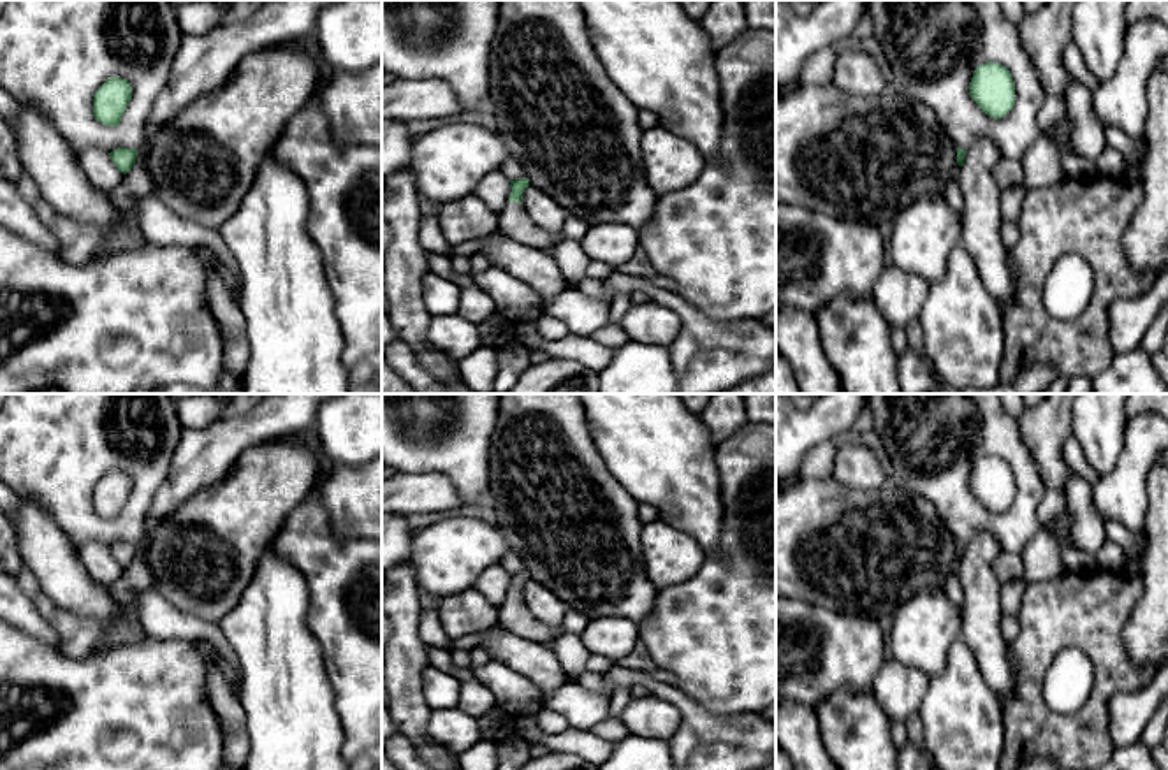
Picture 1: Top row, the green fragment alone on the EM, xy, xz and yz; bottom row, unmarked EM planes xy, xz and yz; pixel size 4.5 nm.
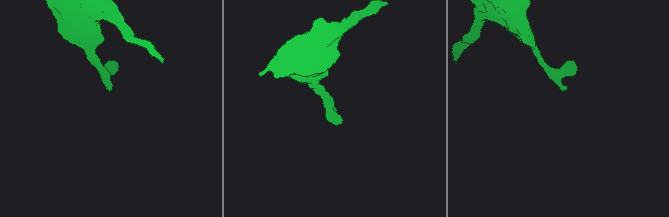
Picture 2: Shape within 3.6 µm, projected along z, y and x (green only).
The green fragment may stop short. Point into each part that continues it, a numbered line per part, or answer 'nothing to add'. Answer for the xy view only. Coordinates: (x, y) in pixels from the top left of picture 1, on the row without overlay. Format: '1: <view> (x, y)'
nothing to add

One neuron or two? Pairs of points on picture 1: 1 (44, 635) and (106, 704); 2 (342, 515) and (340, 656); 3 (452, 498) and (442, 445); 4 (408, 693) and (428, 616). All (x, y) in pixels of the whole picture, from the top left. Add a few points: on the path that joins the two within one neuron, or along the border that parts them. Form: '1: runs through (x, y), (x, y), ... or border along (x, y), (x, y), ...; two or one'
1: border along (18, 628), (55, 651); two
2: border along (319, 505), (329, 530), (340, 540), (363, 538); two
3: border along (408, 470), (444, 473), (465, 505); two
4: border along (421, 609), (419, 639), (428, 647); two

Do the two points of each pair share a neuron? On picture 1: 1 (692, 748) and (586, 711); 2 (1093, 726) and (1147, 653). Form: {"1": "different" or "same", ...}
{"1": "same", "2": "different"}

